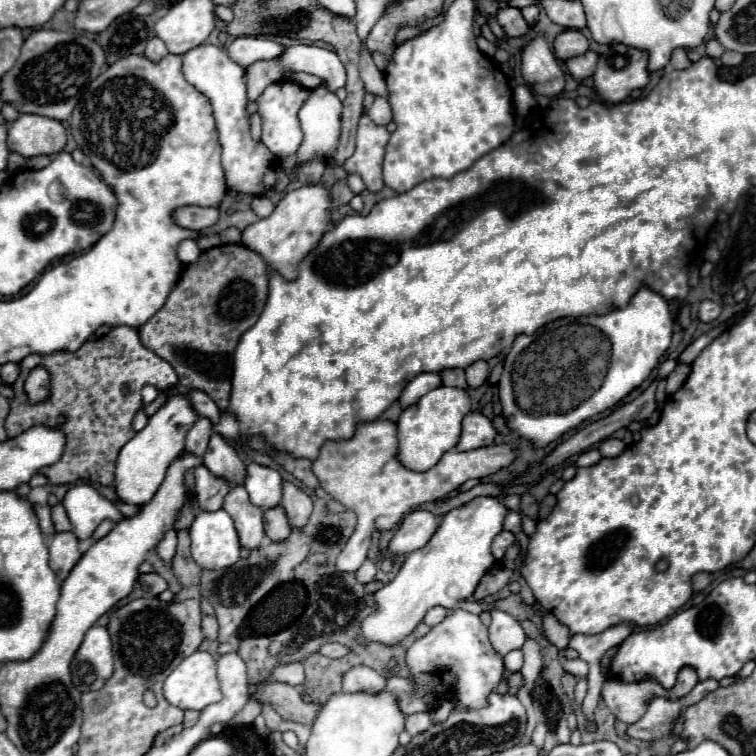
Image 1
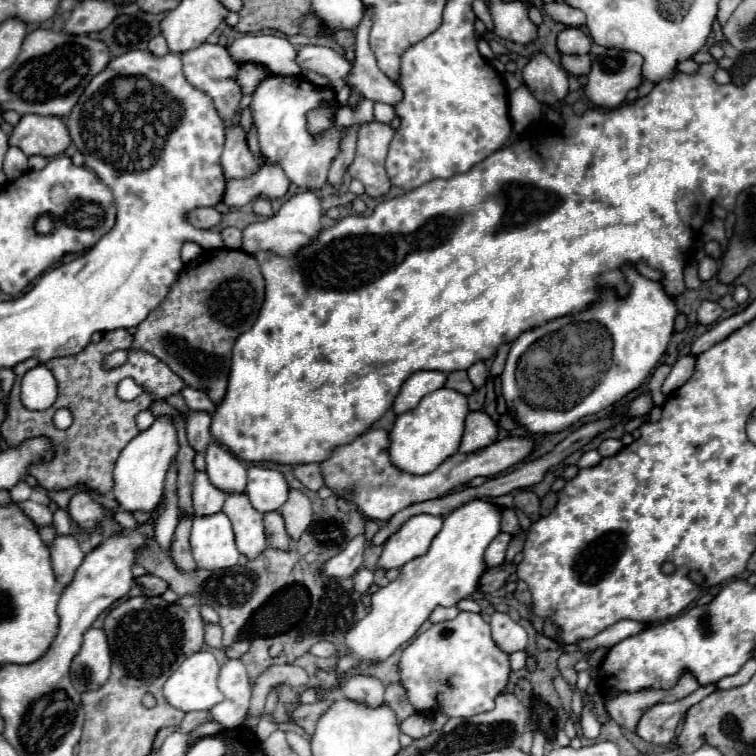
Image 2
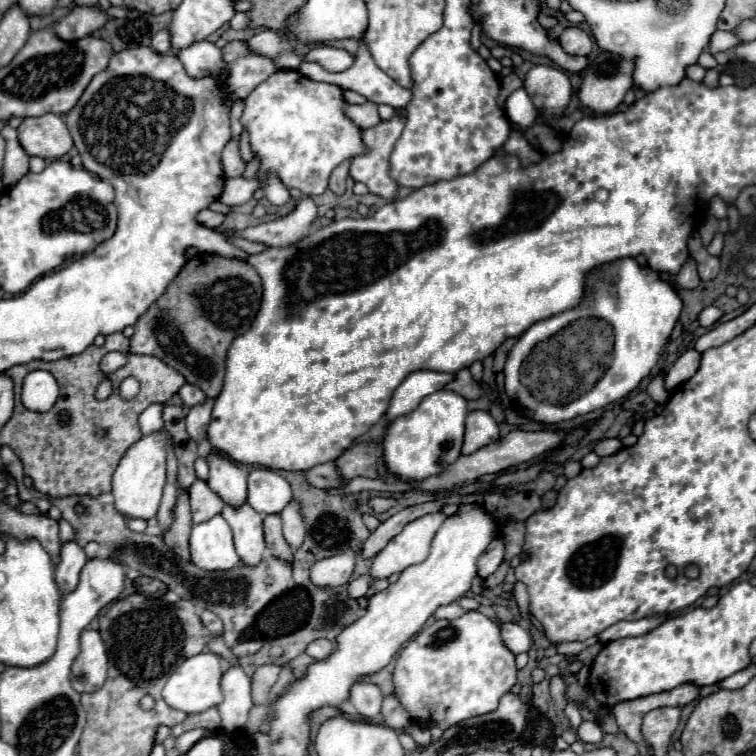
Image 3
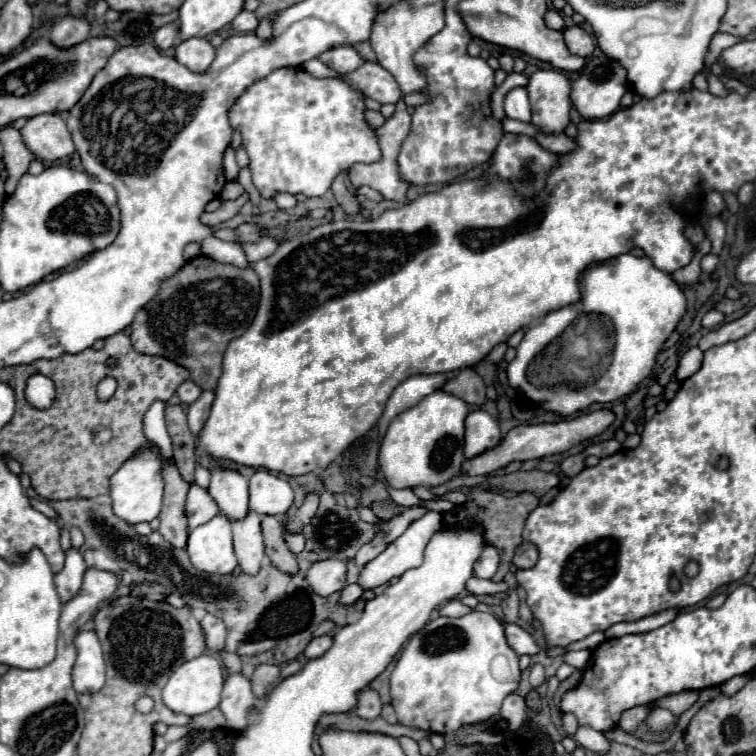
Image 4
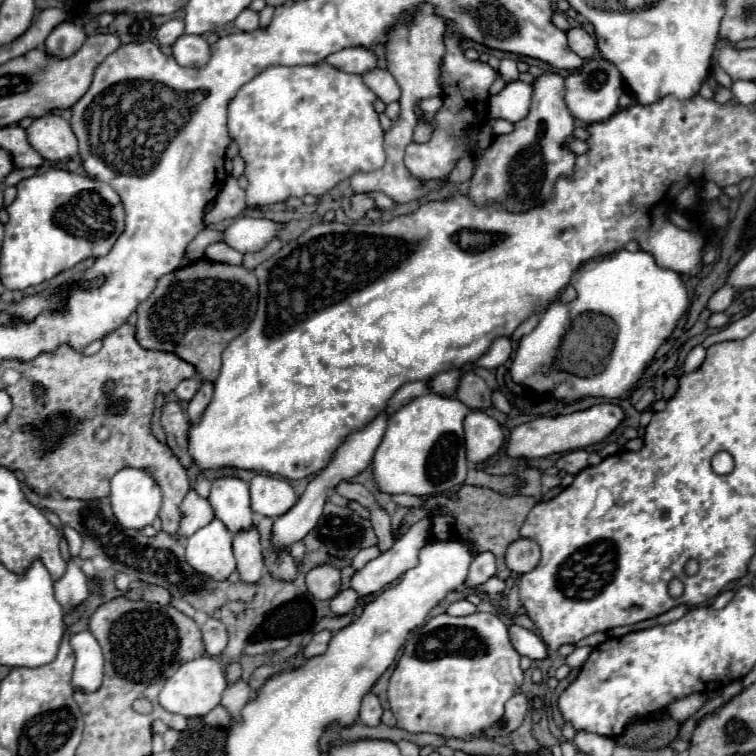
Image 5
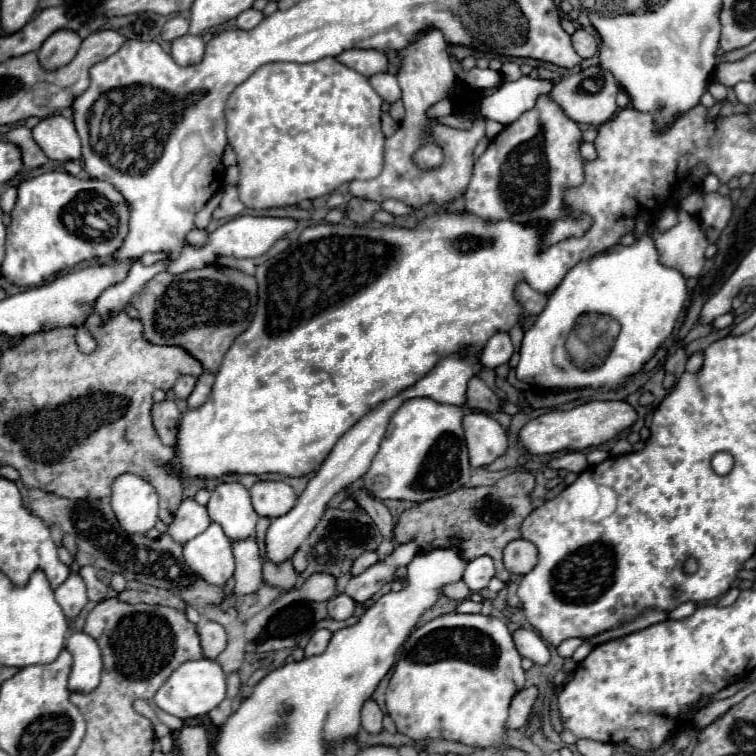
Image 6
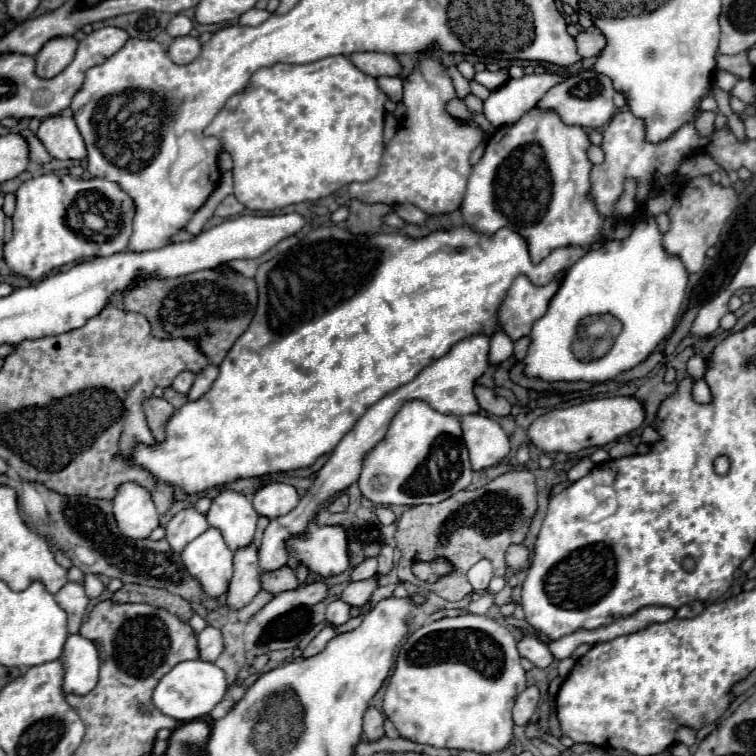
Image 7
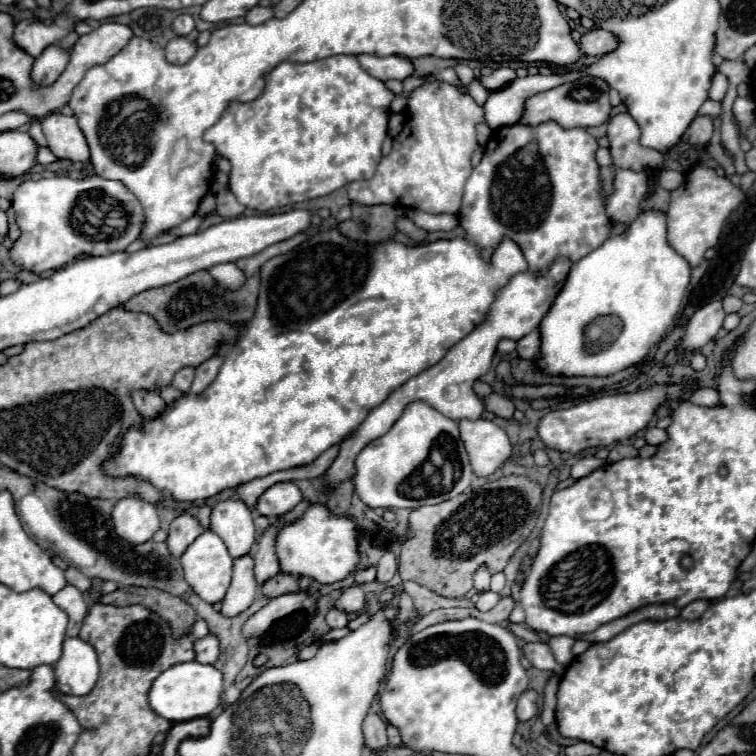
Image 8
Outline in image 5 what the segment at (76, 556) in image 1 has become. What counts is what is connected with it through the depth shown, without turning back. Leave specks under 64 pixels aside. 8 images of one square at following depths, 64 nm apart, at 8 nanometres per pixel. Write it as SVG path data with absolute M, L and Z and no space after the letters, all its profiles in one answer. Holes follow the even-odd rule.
M70 558L68 568L60 580L54 582L56 600L64 608L64 612L70 612L76 604L84 602L88 598L88 578L84 576L80 568L80 558Z

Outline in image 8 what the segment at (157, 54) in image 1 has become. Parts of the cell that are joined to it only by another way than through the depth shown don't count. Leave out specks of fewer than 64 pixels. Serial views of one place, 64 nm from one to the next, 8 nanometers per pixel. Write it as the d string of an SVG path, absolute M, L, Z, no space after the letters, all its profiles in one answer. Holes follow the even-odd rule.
M180 14L180 16L176 16L174 22L172 22L172 30L174 30L174 34L178 34L178 36L188 36L188 34L194 30L194 20L192 20L192 16L190 16L190 14Z

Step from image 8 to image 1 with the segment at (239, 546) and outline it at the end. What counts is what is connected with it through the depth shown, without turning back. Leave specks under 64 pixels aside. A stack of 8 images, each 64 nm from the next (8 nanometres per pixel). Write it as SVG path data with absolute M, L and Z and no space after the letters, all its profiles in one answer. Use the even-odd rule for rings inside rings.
M216 432L210 438L204 464L214 476L224 476L226 480L232 480L232 484L242 484L244 480L244 462L240 460L236 448Z

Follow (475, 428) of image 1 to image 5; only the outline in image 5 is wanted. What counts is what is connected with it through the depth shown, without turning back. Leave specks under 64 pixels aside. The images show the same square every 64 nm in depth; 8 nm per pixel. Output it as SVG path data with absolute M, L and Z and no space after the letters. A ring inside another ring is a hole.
M474 410L464 418L466 430L466 456L470 464L480 464L498 454L504 444L500 424L482 410Z

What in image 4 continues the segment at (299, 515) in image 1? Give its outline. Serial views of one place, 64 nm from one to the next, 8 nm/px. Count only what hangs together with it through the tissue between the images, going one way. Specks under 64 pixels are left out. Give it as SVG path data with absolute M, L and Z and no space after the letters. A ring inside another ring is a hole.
M286 530L286 544L288 544L288 548L294 552L294 554L300 554L302 550L304 550L304 534L302 532L296 532L296 534L290 534L288 530Z

